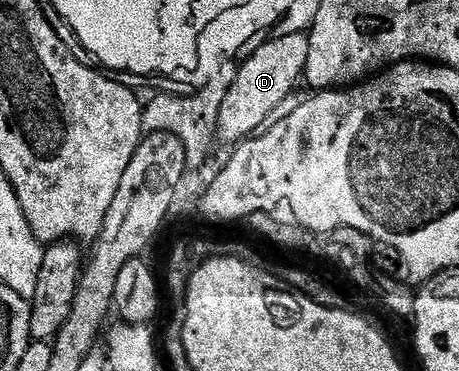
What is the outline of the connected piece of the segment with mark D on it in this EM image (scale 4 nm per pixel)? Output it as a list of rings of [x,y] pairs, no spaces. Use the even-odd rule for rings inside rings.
[[[305,32],[278,34],[274,40],[260,44],[252,49],[254,52],[245,61],[240,61],[237,77],[223,98],[223,106],[219,106],[217,135],[222,141],[225,139],[229,146],[236,146],[260,133],[270,123],[269,115],[292,94],[307,66],[309,38]]]

